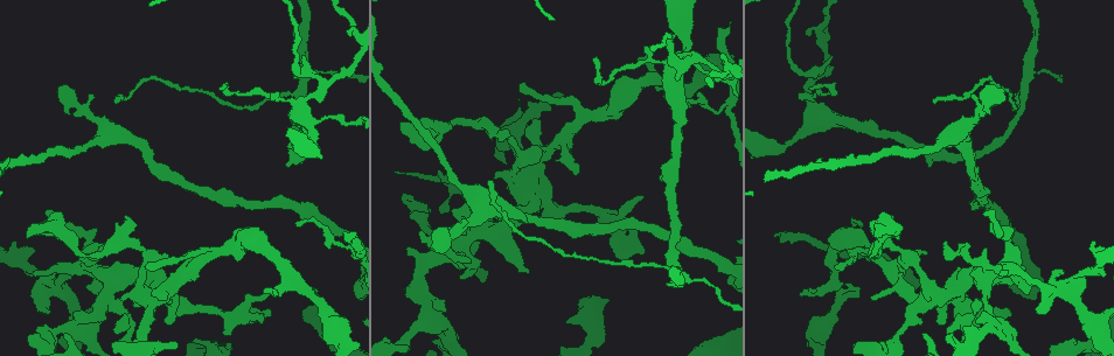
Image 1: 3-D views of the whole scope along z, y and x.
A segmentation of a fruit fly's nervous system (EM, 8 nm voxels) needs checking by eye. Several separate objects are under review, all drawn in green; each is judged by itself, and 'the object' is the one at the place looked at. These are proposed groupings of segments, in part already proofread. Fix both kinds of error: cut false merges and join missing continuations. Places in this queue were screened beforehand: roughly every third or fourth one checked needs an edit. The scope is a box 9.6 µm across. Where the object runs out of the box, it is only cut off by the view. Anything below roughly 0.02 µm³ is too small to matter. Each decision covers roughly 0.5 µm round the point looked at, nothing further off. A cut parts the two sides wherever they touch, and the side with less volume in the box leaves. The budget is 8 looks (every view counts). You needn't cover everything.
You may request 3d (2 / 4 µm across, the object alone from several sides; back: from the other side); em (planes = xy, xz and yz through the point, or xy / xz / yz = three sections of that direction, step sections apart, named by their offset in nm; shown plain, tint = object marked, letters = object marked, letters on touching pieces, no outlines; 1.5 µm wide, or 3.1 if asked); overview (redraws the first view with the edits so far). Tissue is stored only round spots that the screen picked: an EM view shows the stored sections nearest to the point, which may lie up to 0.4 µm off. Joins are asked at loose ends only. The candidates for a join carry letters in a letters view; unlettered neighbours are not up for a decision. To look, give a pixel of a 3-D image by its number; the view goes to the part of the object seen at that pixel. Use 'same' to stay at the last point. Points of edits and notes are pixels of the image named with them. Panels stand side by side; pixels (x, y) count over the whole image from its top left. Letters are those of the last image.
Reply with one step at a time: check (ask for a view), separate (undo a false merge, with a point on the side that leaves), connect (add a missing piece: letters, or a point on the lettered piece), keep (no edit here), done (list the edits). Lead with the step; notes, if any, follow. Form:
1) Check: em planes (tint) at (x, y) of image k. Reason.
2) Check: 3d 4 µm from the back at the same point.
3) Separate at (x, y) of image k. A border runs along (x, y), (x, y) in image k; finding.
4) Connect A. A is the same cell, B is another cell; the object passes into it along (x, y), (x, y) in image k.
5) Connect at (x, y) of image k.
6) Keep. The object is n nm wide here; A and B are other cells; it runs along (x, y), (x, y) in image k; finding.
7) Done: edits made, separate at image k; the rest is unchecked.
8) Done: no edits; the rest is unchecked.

Check: em xz step 8 (tint) at (401, 124) of image 1. Long arm stops here.

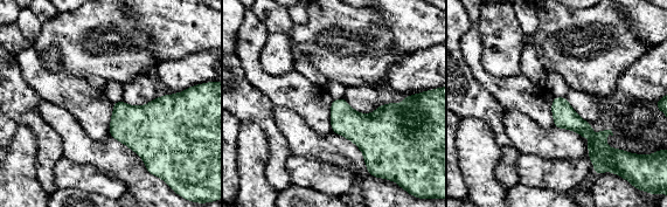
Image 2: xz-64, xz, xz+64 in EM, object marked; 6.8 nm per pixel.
Check: em planes (tint) at the same point. Cut it another way.

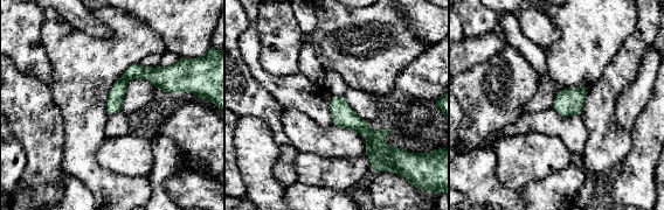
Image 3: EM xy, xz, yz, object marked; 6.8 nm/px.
Check: em planes (letters) at the same point. See the neighbours.

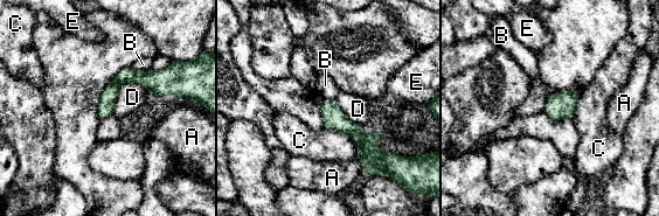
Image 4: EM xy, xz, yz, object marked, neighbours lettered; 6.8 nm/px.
Keep. A, B, C, D and E are other cells; no lettered piece goes on from it.

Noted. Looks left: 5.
Check: em xy step 4 (tint) at (683, 40) of image 1. A narrow waist.

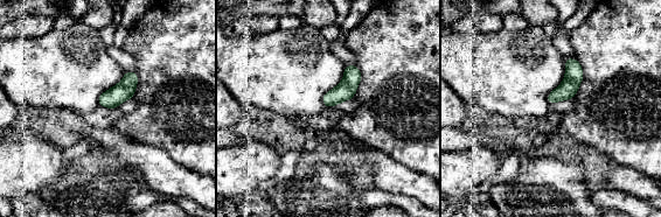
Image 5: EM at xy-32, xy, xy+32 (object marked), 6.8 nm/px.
Check: em planes (letters) at the same point. Another direction.

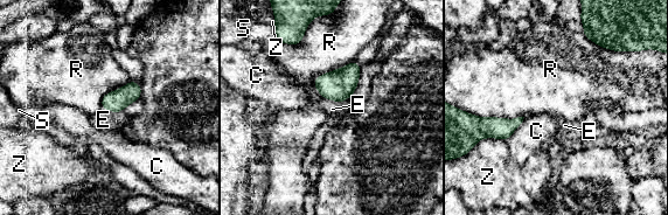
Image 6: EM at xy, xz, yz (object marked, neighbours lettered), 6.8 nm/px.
Keep. C, E, R, S and Z are other cells; a border runs along (352, 95), (341, 102), (322, 98) in image 6; continuous, no second neuron.

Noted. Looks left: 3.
Check: em planes (plain) at (583, 207) of image 1. Thin neck.

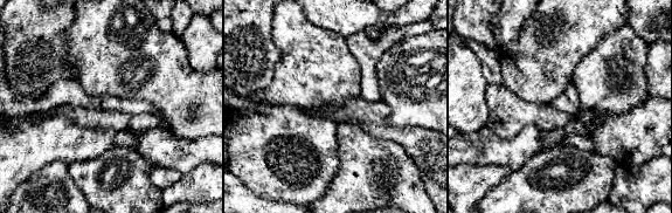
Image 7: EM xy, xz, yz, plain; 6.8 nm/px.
Check: em planes (tint) at the same point. Where the object lies.

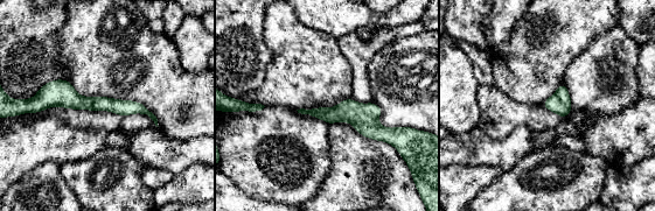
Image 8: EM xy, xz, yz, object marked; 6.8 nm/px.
Check: em planes (letters) at the same point. See the neighbours.

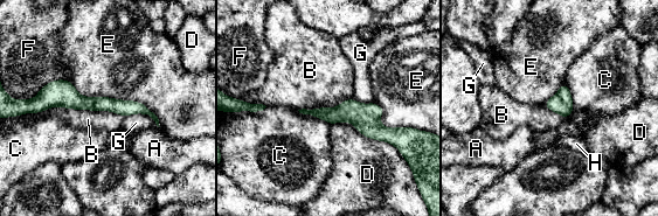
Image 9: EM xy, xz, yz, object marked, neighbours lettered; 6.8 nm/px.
Keep. A, B, C, D, E, F, G and H are other cells; a border runs along (16, 116), (64, 106), (123, 117) in image 9; one neuron here.

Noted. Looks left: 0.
Done: no edits; the rest is unchecked.

